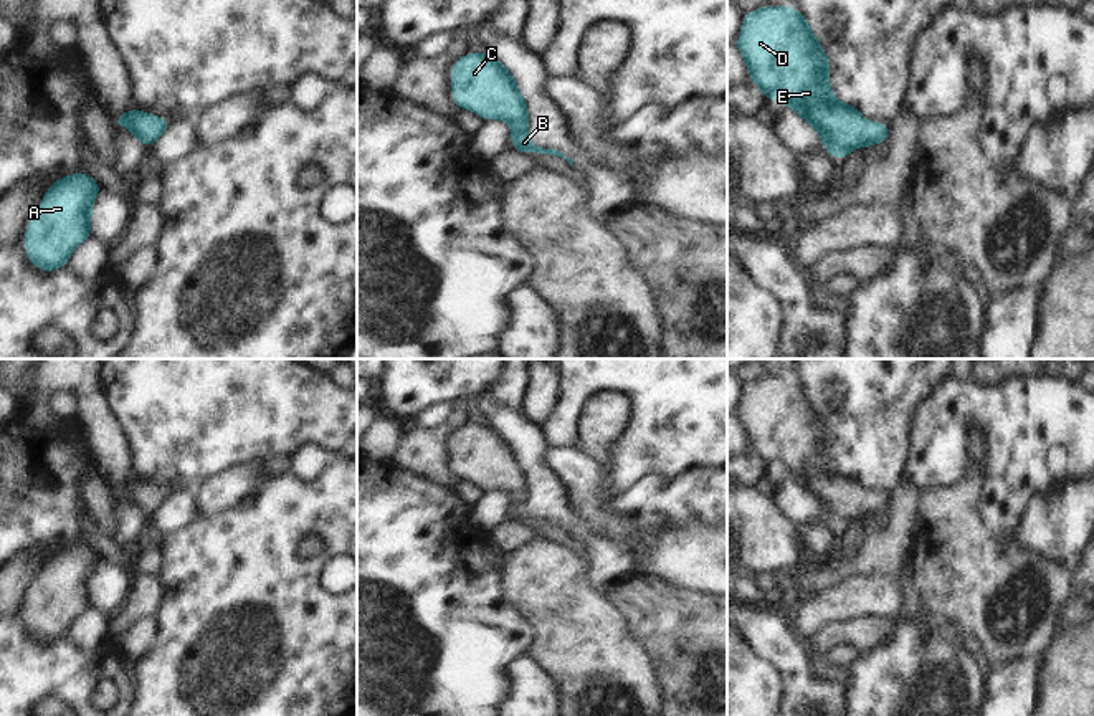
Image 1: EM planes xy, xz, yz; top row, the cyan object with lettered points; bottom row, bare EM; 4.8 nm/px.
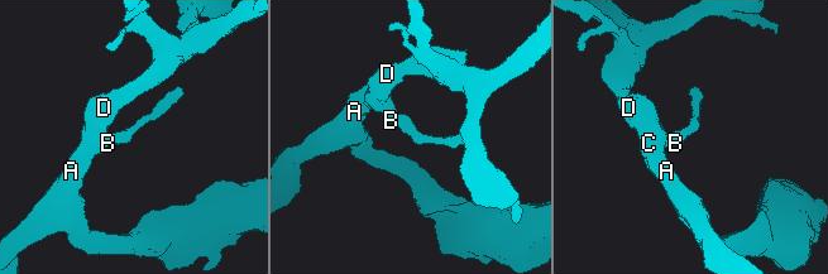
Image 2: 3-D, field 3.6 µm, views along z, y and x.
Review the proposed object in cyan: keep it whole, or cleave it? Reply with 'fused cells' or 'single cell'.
single cell

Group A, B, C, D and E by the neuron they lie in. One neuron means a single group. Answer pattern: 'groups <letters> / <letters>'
groups A B C D E

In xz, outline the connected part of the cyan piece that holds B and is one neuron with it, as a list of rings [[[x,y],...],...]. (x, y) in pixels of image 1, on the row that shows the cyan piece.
[[[469,53],[464,55],[461,60],[454,63],[451,68],[451,93],[459,109],[469,109],[483,116],[486,121],[491,119],[504,119],[512,126],[511,139],[512,149],[517,149],[524,154],[550,154],[564,157],[570,165],[573,164],[572,159],[565,157],[562,152],[555,149],[544,149],[535,146],[529,134],[529,109],[522,93],[517,88],[514,76],[507,71],[507,68],[492,58],[488,53]]]

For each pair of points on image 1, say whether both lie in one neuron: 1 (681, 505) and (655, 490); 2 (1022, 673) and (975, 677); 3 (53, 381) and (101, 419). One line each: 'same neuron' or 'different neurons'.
1: same neuron
2: different neurons
3: same neuron

